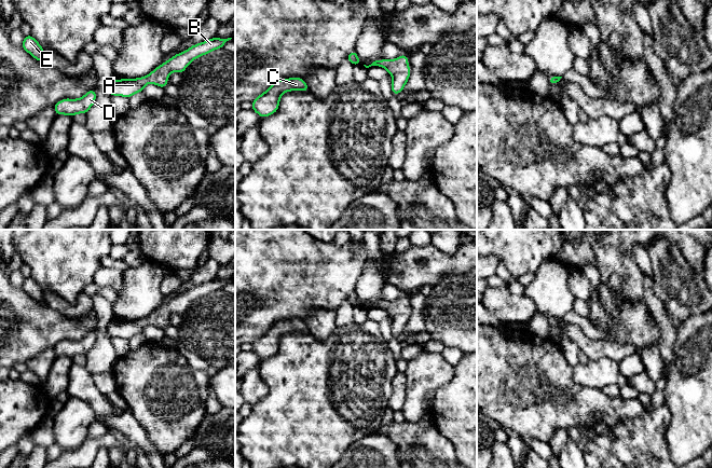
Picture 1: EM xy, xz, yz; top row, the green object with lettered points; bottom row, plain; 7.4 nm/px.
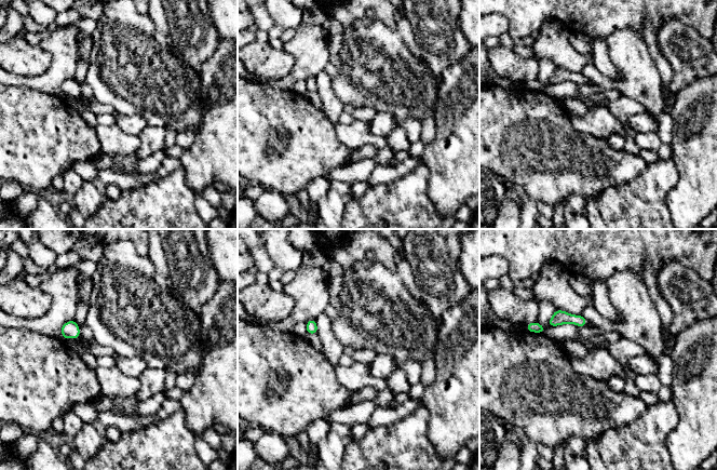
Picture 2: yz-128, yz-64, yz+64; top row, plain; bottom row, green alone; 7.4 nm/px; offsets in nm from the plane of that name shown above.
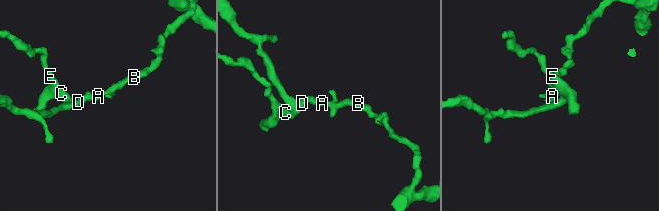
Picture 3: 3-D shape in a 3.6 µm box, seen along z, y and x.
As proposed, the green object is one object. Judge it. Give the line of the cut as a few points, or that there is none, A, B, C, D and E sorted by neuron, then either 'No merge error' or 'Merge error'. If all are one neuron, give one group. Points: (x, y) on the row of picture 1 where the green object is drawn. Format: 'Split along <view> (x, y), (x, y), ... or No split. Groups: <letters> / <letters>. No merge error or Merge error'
No split. Groups: A B C D E. No merge error

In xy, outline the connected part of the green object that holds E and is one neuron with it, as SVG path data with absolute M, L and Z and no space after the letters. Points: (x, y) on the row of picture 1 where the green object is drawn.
M31 35L24 38L22 47L37 60L46 63L44 58L43 47L37 42L35 38L31 37Z

